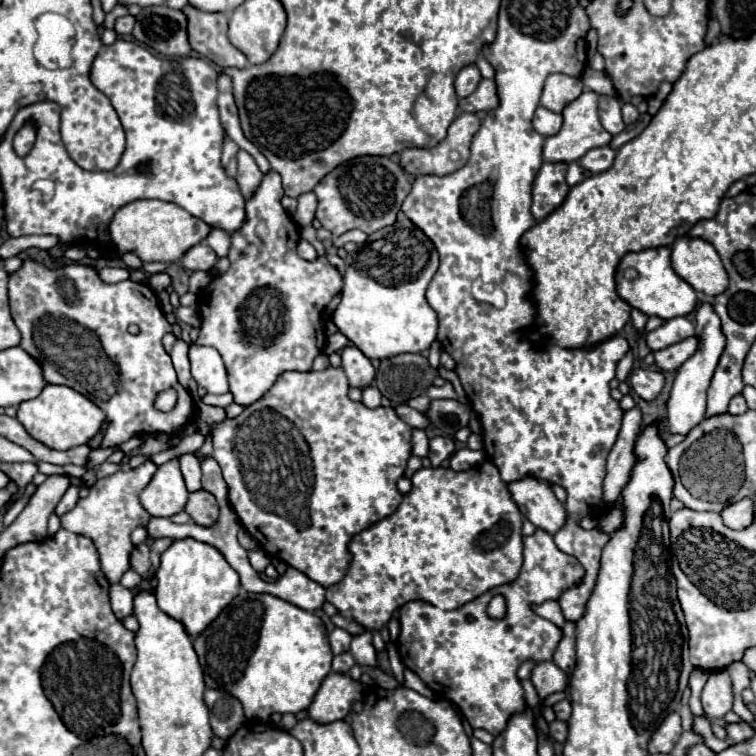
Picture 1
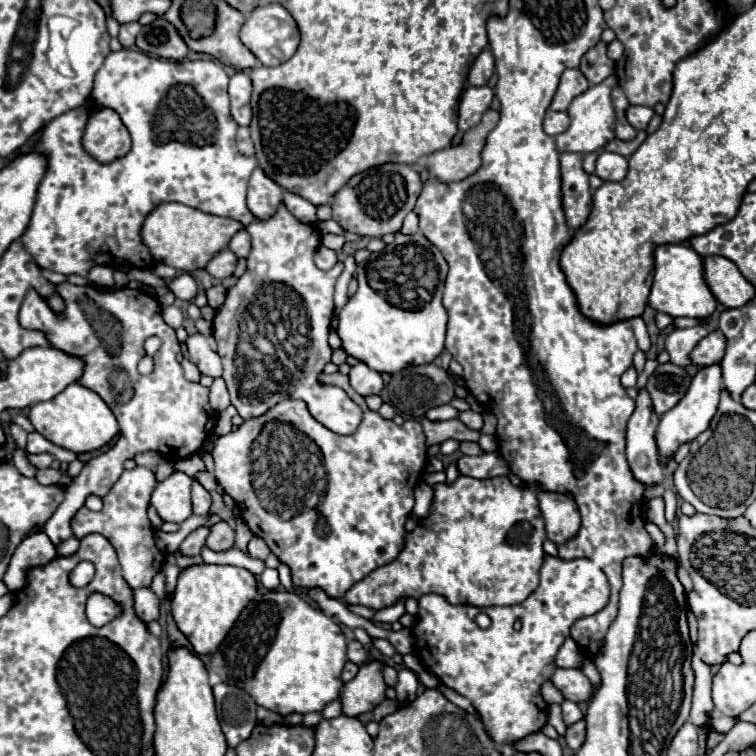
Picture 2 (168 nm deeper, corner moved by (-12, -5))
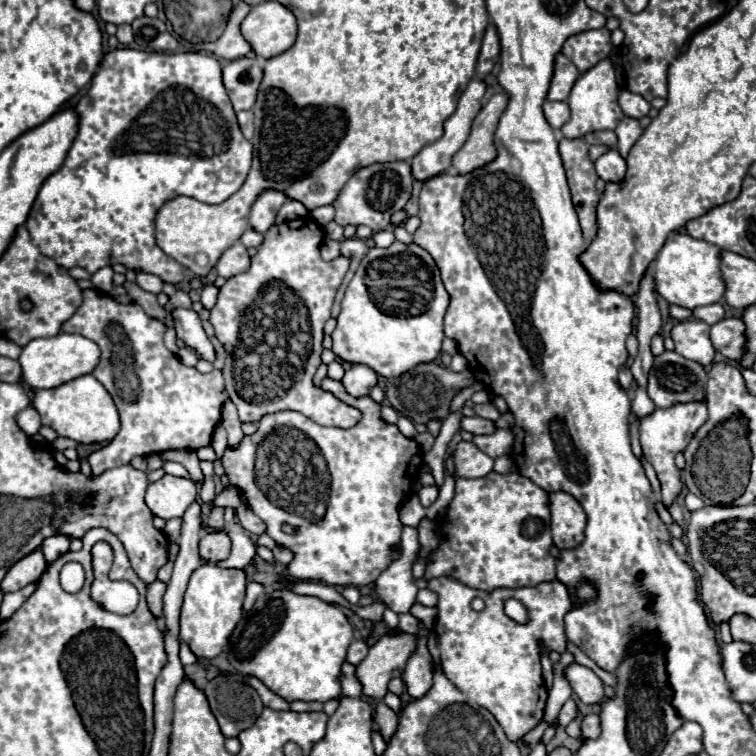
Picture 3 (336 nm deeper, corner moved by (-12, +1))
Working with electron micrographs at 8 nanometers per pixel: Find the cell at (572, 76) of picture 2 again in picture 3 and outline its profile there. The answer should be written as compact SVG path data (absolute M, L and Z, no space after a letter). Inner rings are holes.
M560 53L554 63L554 77L550 83L548 101L566 101L578 77L580 77L580 71L576 69L576 65L572 65L572 61Z

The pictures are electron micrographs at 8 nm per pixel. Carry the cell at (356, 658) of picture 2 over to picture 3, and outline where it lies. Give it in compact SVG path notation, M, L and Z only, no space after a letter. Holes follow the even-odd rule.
M354 641L354 643L348 647L348 657L346 657L346 661L352 663L352 665L358 665L358 663L366 657L366 653L368 653L366 641Z

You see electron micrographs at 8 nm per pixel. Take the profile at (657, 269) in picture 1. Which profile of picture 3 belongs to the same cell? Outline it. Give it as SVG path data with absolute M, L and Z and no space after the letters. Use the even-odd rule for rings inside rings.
M672 233L654 261L654 287L658 295L662 295L668 303L686 309L718 303L724 295L720 249L706 241L698 241L686 233Z

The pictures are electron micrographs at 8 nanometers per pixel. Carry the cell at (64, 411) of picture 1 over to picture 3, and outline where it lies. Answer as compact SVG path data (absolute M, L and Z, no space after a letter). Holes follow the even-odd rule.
M82 375L56 389L36 391L32 407L40 413L42 425L52 427L60 437L74 439L76 443L102 443L116 437L120 431L120 419L110 393L92 375Z

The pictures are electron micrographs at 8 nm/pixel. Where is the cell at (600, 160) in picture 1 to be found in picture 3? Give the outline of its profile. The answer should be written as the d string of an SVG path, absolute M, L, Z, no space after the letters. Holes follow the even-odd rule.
M610 149L602 157L598 157L594 165L598 177L602 177L604 181L622 181L626 175L626 159L616 149Z

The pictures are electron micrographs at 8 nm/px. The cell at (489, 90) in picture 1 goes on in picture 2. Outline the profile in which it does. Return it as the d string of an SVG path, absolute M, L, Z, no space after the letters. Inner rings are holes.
M468 87L460 99L460 119L458 119L458 135L452 139L452 145L458 145L464 131L472 129L480 123L484 111L490 107L494 99L494 91L490 87Z

